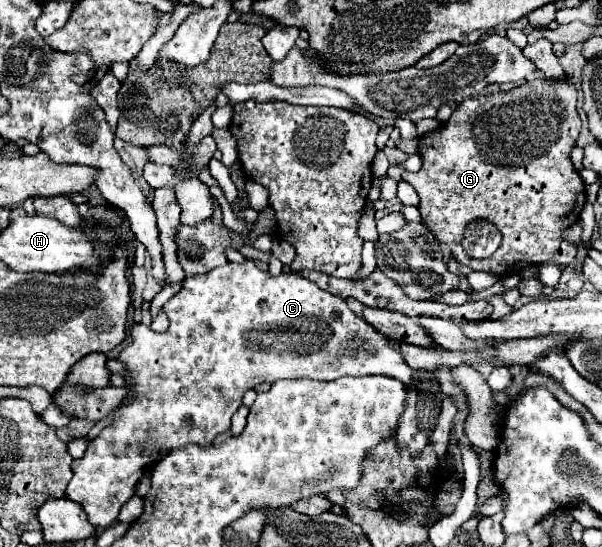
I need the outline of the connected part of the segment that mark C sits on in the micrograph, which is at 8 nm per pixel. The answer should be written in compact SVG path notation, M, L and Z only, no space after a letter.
M245 260L243 264L227 264L227 266L221 266L221 268L213 268L211 272L203 274L203 276L187 276L183 280L183 286L181 290L165 302L163 306L163 312L167 314L169 318L169 330L165 334L157 334L153 332L149 326L145 324L135 324L133 326L133 342L119 354L119 360L125 362L127 370L131 372L131 384L127 384L127 398L121 402L121 406L115 410L115 422L105 428L97 438L93 438L83 454L83 458L79 460L73 460L73 478L67 486L67 496L75 502L79 502L83 506L83 510L87 512L87 518L89 522L95 526L95 528L107 528L111 526L115 520L117 520L117 514L121 510L127 500L135 494L135 486L137 486L141 476L145 474L145 470L149 468L149 464L153 462L153 456L155 458L161 458L161 454L167 454L169 450L173 448L183 448L187 444L199 444L199 446L209 446L217 434L229 430L231 426L231 416L237 412L237 408L241 406L241 398L247 390L255 388L257 384L273 384L277 380L283 380L283 378L313 378L313 380L337 380L341 376L365 376L365 374L387 374L387 376L395 376L397 380L401 380L405 386L411 384L411 378L413 378L413 370L405 364L405 360L401 358L399 352L391 350L391 346L387 346L387 338L377 332L371 324L367 324L363 318L355 316L349 306L345 304L345 300L321 290L313 280L309 278L303 278L301 274L295 274L295 272L281 272L279 276L271 276L269 272L263 272L259 270L253 260Z

